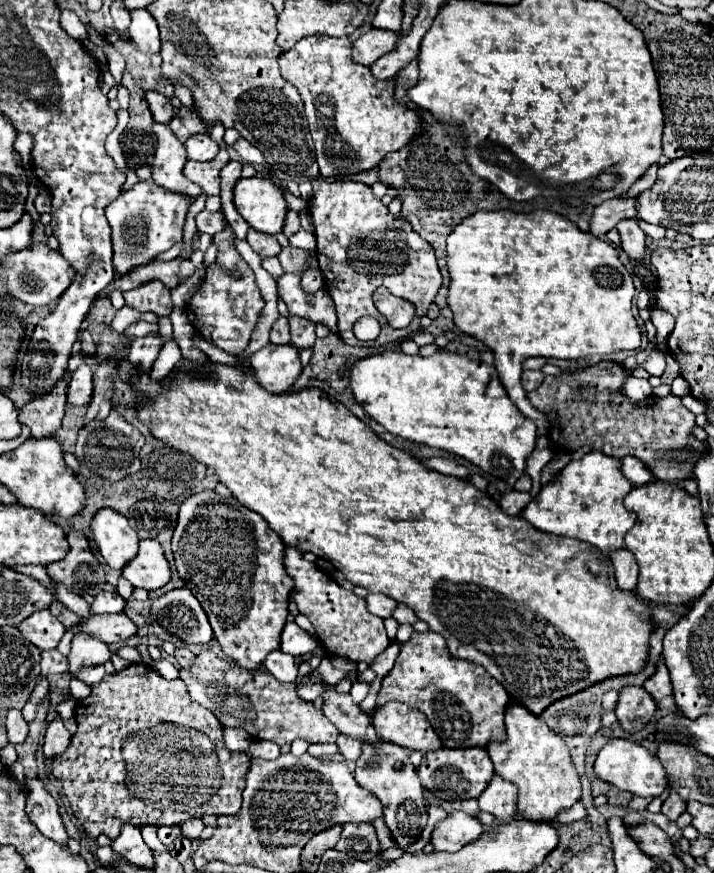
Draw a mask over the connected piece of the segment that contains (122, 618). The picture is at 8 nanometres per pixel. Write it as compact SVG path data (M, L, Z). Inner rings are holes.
M91 614L71 628L73 634L89 634L101 642L121 642L137 632L127 614Z

